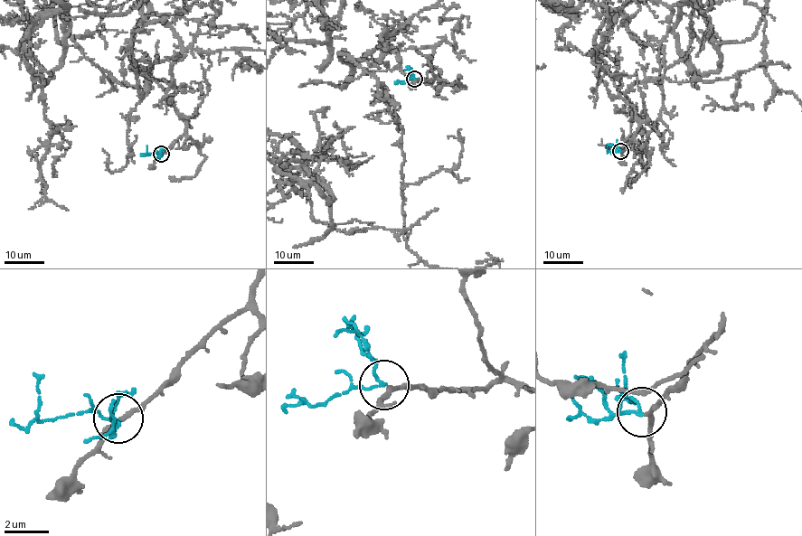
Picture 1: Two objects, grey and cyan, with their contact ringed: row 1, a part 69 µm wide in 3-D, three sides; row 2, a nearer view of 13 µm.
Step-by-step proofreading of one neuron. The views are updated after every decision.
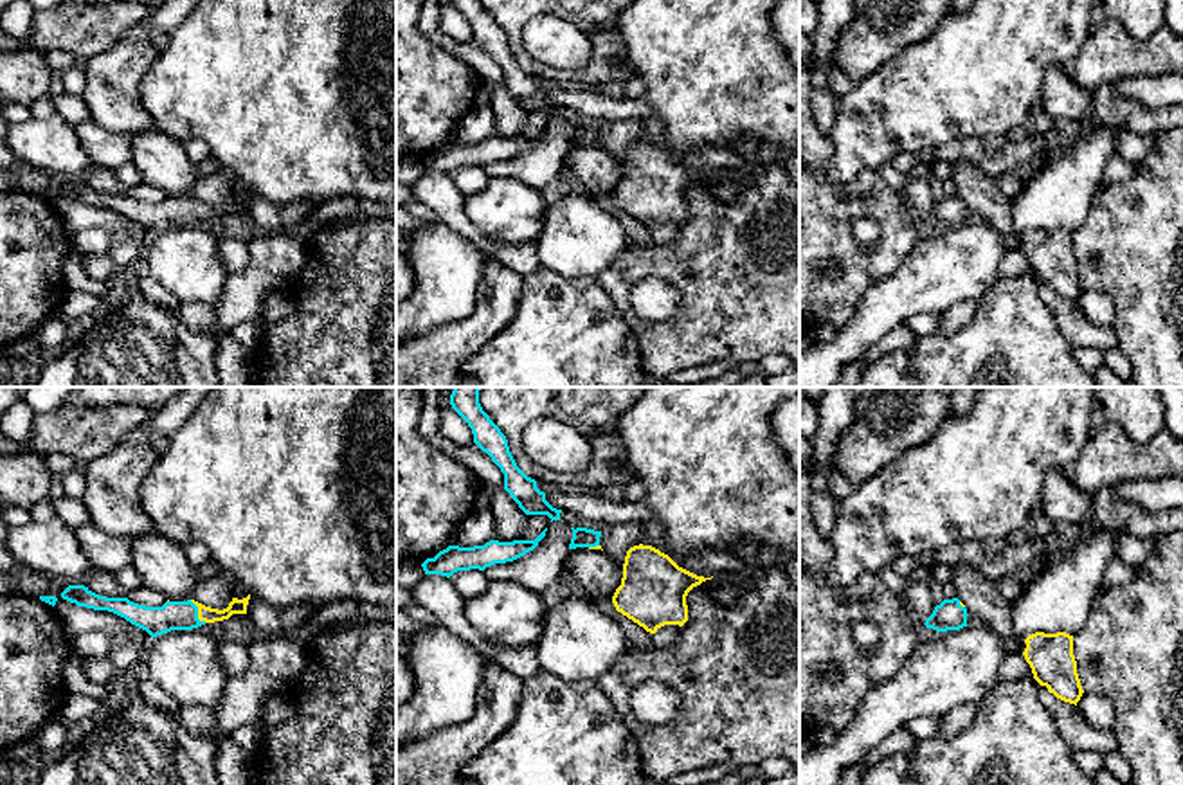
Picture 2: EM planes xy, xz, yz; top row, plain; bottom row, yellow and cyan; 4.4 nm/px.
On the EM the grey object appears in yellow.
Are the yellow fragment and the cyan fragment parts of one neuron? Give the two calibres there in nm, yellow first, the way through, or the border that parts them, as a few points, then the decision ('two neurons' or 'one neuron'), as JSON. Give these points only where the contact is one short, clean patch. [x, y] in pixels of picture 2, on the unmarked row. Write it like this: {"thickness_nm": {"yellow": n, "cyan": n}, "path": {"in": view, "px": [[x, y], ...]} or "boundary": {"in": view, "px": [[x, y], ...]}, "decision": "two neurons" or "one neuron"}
{"thickness_nm": {"yellow": 70, "cyan": 130}, "path": {"in": "xy", "px": [[207, 211], [198, 209], [173, 211]]}, "decision": "one neuron"}

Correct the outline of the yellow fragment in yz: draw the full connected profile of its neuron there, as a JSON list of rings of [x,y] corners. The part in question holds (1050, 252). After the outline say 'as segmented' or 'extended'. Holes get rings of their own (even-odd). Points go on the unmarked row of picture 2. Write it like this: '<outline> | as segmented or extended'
[[[1035,229],[1025,239],[1023,252],[1032,265],[1034,275],[1057,295],[1077,302],[1084,286],[1077,270],[1073,232],[1066,229]]] | as segmented

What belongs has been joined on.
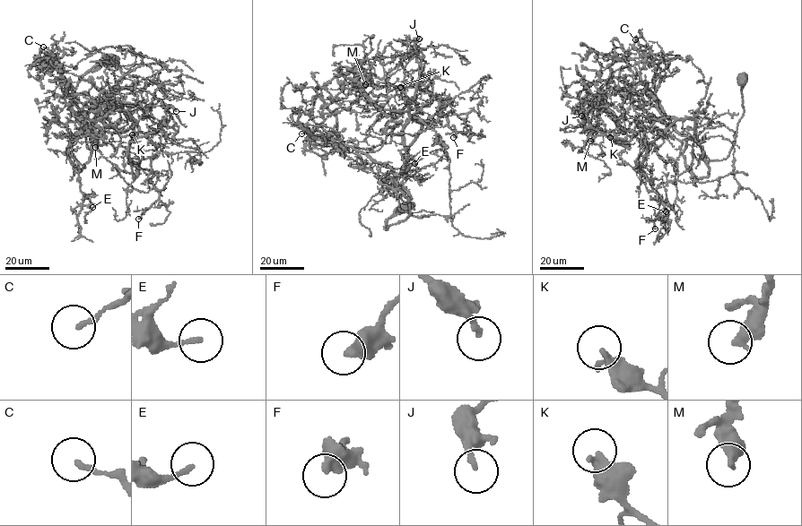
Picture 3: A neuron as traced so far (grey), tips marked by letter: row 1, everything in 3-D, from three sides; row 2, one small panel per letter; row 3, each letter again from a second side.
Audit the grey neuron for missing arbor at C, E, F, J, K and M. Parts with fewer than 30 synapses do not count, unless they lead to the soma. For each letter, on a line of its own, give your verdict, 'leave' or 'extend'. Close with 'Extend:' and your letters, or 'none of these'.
C: leave
E: leave
F: leave
J: leave
K: leave
M: leave
Extend: none of these

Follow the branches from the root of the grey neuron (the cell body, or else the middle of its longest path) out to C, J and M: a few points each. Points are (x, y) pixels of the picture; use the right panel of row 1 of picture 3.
C: (742, 77), (733, 146), (726, 158), (708, 161), (694, 137), (671, 135), (641, 81), (635, 39)
J: (742, 77), (744, 115), (720, 160), (704, 158), (693, 119), (656, 119), (624, 142), (581, 116)
M: (742, 77), (725, 159), (704, 158), (691, 119), (633, 137), (597, 120), (590, 141)

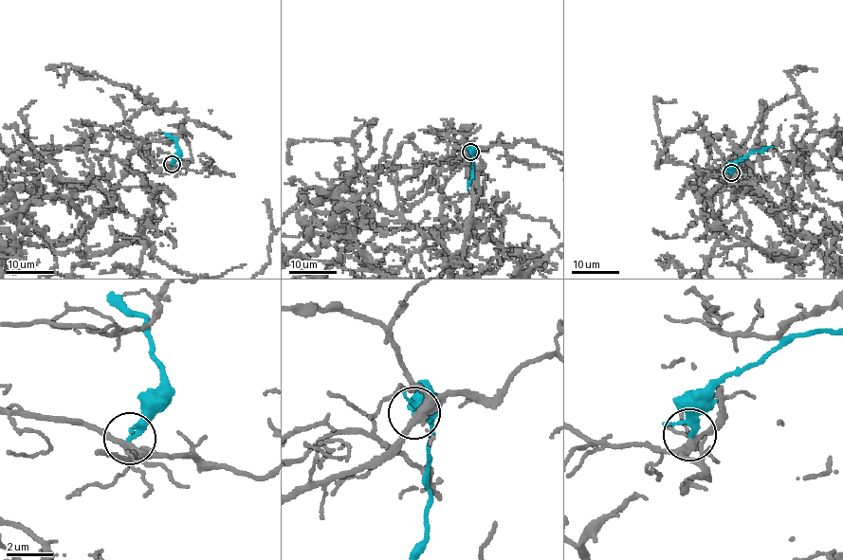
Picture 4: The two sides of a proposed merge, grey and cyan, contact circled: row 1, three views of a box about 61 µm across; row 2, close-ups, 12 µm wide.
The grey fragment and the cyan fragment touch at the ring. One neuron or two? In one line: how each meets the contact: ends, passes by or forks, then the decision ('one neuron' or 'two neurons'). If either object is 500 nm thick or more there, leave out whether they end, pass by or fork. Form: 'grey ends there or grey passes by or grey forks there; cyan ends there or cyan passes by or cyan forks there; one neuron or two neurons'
grey forks there; cyan passes by; two neurons

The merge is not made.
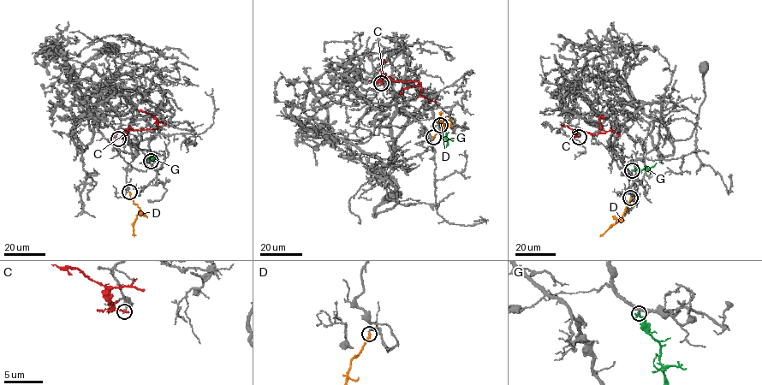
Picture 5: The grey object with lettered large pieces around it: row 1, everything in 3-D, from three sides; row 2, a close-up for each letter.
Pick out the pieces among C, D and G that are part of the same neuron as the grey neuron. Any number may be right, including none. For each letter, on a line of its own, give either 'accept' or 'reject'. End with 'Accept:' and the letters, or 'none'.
C: reject
D: reject
G: accept
Accept: G

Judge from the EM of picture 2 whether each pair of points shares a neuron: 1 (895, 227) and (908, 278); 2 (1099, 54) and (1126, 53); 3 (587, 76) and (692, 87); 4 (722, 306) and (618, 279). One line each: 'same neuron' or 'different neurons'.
1: different neurons
2: same neuron
3: different neurons
4: same neuron

